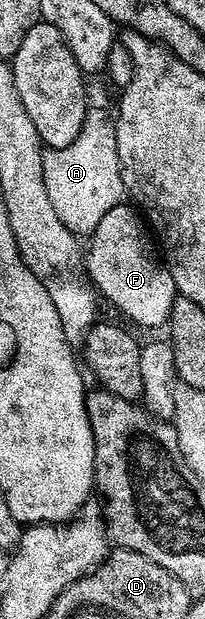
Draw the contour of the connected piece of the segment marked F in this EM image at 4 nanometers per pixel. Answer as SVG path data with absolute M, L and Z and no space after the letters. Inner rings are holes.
M123 201L107 212L103 221L99 221L93 234L88 236L87 243L89 252L83 255L83 271L85 267L89 274L88 282L95 288L96 294L102 300L105 298L111 306L118 307L131 322L141 327L168 324L173 302L179 297L177 286L168 267L158 256L157 259L153 256L154 244L146 220L128 202Z

